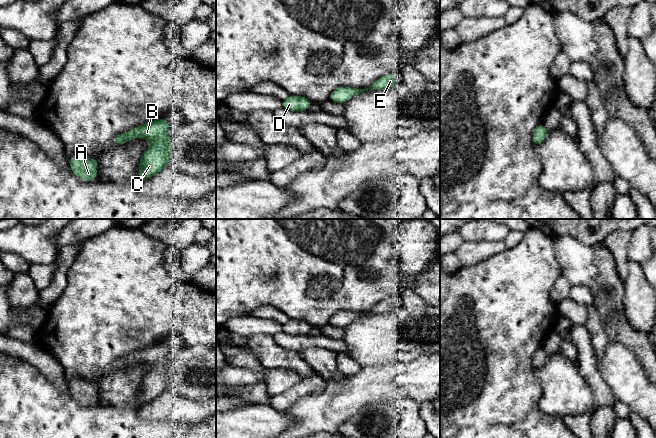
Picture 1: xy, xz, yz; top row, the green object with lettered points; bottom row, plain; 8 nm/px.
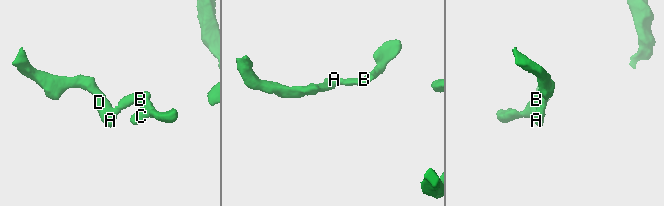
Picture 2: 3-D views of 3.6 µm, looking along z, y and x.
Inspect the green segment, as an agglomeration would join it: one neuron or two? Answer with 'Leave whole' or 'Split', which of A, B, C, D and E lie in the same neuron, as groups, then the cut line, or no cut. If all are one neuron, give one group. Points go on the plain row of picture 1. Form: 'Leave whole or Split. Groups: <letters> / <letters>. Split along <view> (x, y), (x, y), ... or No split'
Leave whole. Groups: A B C D E. No split

